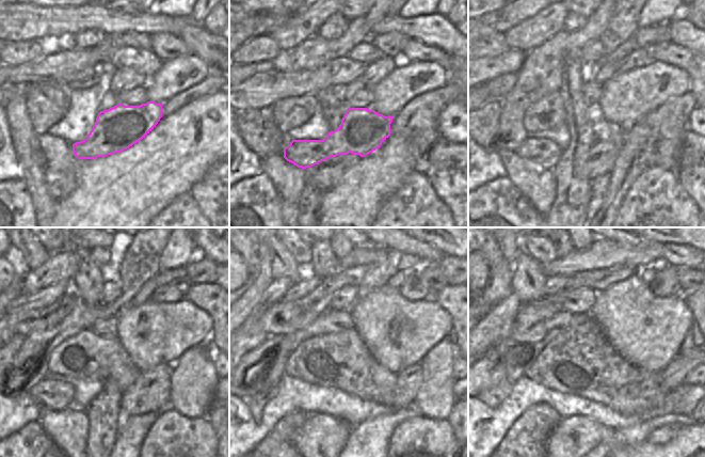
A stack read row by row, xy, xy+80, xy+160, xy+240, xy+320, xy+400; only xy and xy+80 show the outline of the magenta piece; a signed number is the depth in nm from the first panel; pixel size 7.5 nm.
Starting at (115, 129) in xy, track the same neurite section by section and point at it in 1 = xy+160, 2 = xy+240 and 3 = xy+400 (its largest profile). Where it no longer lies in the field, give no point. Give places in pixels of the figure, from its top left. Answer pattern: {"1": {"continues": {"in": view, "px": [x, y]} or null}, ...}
{"1": {"continues": {"in": "xy+160", "px": [545, 154]}}, "2": {"continues": {"in": "xy+240", "px": [57, 395]}}, "3": {"continues": {"in": "xy+400", "px": [493, 397]}}}

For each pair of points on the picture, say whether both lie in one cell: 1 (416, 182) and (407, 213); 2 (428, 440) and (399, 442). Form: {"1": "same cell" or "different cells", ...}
{"1": "same cell", "2": "same cell"}

